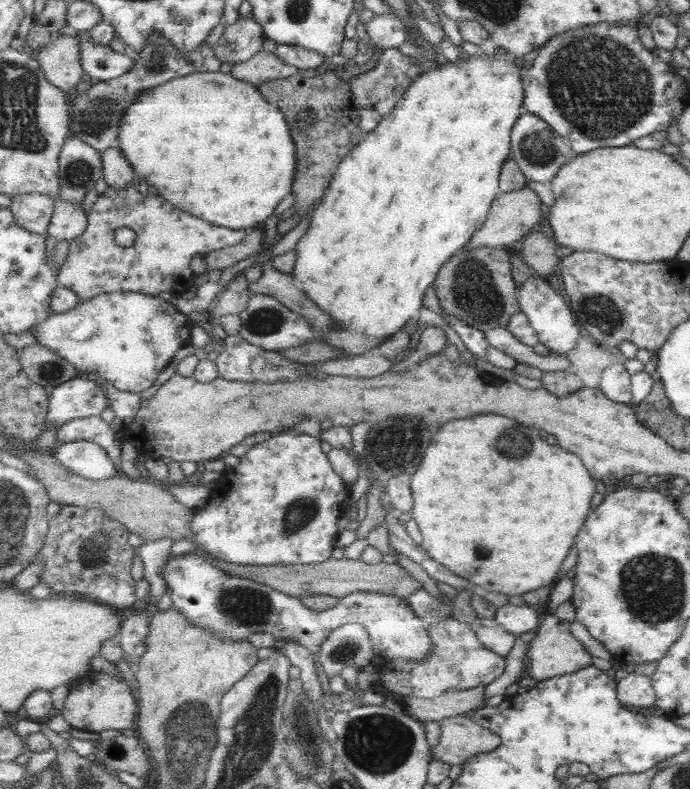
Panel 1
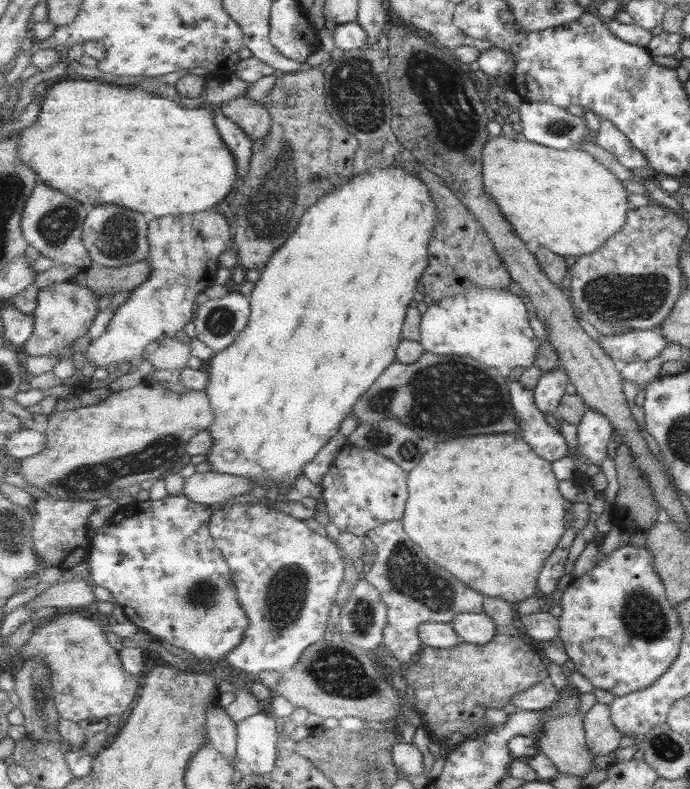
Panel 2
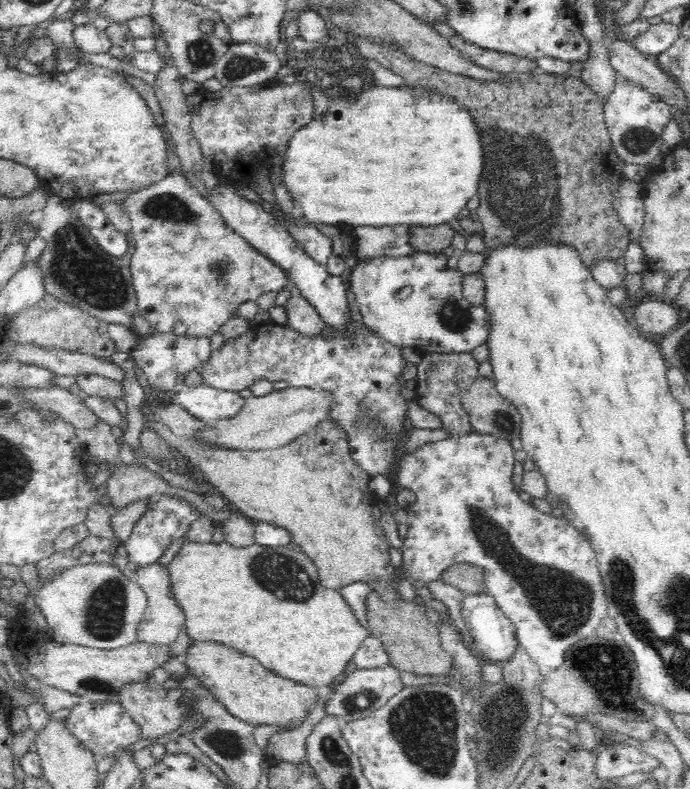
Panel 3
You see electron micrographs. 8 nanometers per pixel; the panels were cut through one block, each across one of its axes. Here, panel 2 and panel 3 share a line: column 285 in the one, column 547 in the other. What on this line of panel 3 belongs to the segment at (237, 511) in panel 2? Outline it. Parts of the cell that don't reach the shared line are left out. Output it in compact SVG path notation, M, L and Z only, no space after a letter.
M471 432L469 435L454 436L447 440L440 440L436 443L424 444L423 447L414 452L405 453L398 464L398 471L395 472L396 482L399 488L409 489L415 493L415 501L406 507L410 518L407 518L408 536L404 538L403 564L398 570L398 581L407 578L410 581L423 581L441 578L446 568L458 563L472 563L484 570L485 590L488 591L502 609L502 612L516 626L517 639L520 646L530 655L533 664L536 664L542 672L558 670L564 664L567 650L579 640L584 640L592 635L597 635L597 628L602 619L607 616L607 596L605 593L603 578L599 569L596 551L592 544L566 518L556 518L551 513L542 513L534 508L532 503L522 501L514 488L512 474L514 474L514 448L508 440L498 439L494 436L480 435Z

